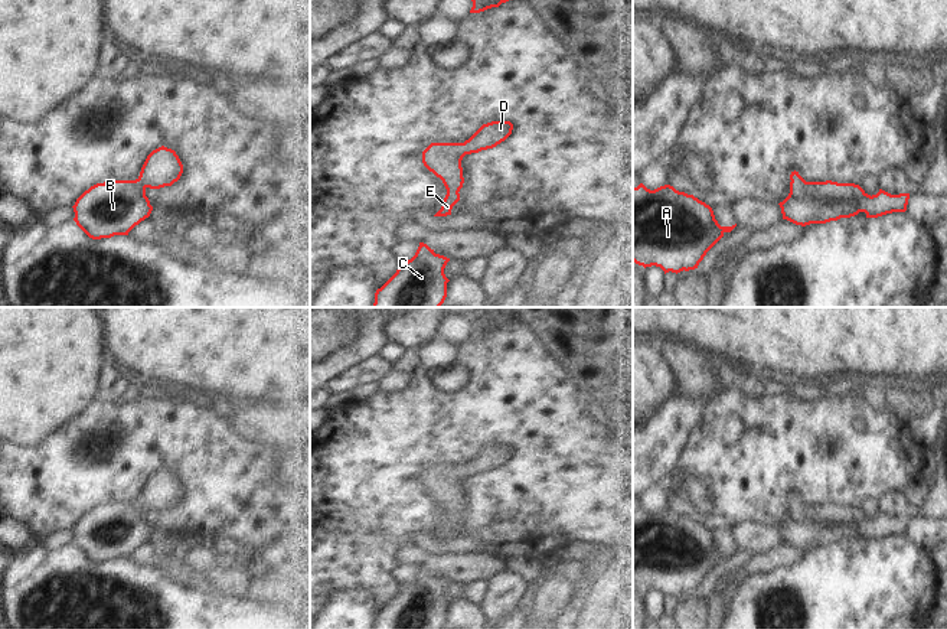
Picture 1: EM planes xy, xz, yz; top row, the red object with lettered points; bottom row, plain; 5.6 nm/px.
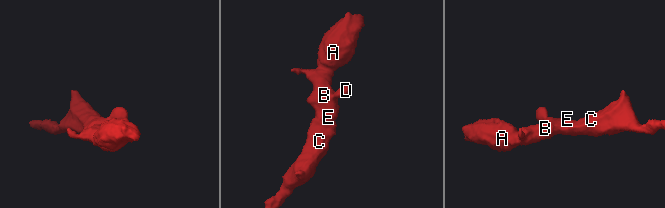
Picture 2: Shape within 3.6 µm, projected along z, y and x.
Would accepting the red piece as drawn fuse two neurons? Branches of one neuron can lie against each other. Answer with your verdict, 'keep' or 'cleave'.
keep

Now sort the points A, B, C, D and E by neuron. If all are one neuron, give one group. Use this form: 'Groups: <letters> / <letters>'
Groups: A B C D E

